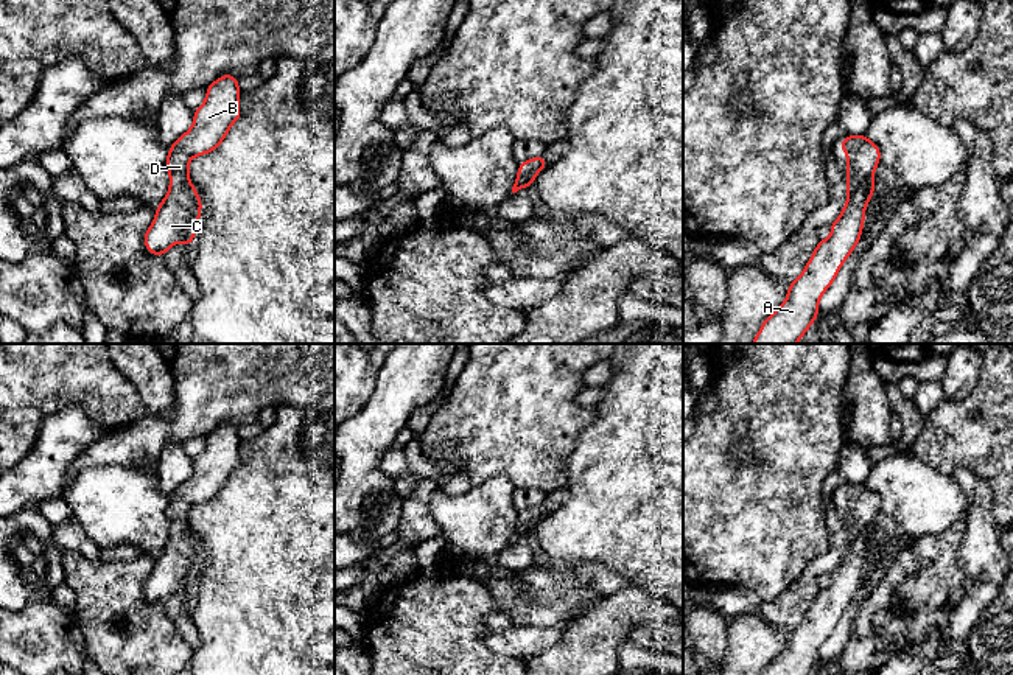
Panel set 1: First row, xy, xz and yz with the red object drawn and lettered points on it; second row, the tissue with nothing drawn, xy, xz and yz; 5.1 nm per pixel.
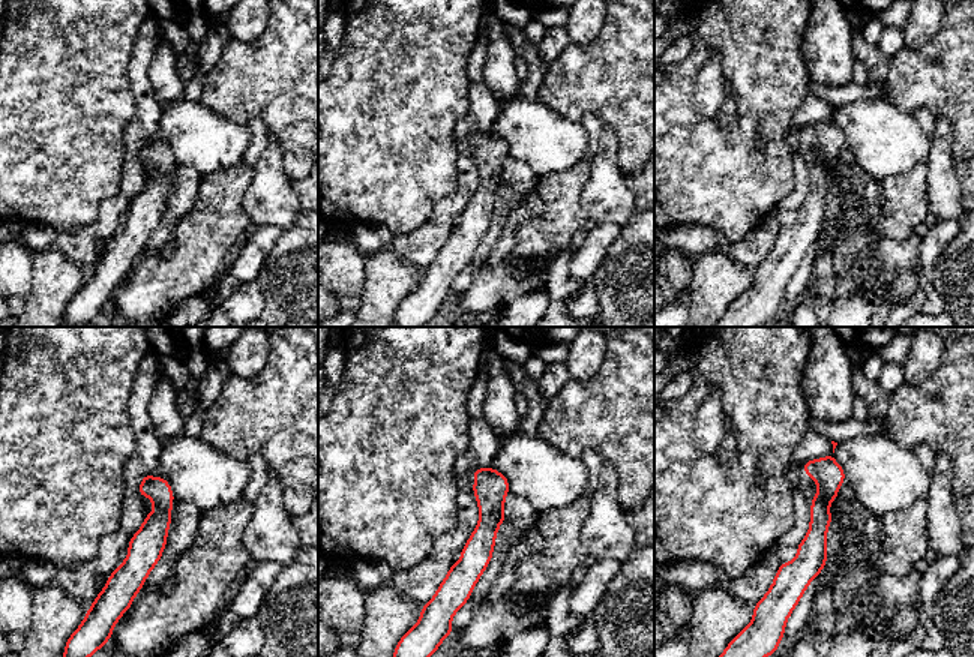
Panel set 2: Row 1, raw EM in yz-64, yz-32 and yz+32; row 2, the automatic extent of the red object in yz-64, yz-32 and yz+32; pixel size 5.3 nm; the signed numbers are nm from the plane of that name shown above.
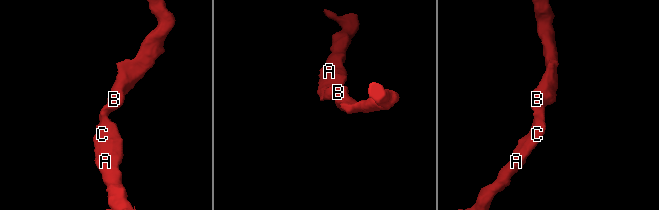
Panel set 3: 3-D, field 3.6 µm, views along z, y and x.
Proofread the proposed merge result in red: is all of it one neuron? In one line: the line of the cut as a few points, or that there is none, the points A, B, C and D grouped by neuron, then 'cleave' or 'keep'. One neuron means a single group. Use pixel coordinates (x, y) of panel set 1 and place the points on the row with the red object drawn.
no cut | A B C D | keep

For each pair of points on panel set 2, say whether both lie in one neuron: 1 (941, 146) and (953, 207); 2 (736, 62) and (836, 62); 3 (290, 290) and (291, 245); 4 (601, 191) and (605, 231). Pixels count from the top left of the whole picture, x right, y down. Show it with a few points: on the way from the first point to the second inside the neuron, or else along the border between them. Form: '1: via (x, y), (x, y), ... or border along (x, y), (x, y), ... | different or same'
1: via (941, 161), (943, 192) | same
2: border along (805, 26), (802, 57), (811, 80) | different
3: via (291, 279), (291, 255) | same
4: border along (596, 224), (617, 224), (622, 227) | different

